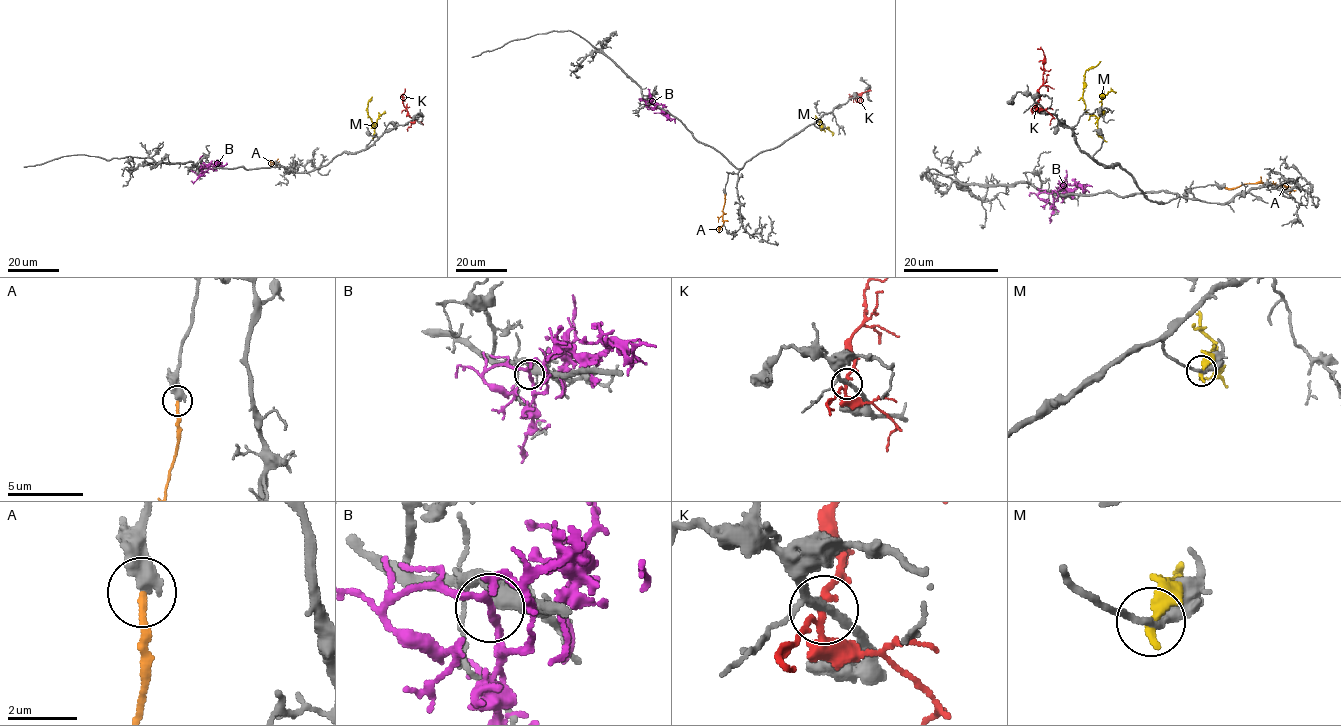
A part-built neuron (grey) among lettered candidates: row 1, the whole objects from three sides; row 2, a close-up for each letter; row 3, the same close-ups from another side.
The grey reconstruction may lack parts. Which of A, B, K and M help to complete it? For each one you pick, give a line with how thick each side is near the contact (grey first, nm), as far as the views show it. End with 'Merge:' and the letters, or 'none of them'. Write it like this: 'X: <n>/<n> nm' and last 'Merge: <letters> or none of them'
A: 600/200 nm
Merge: A

